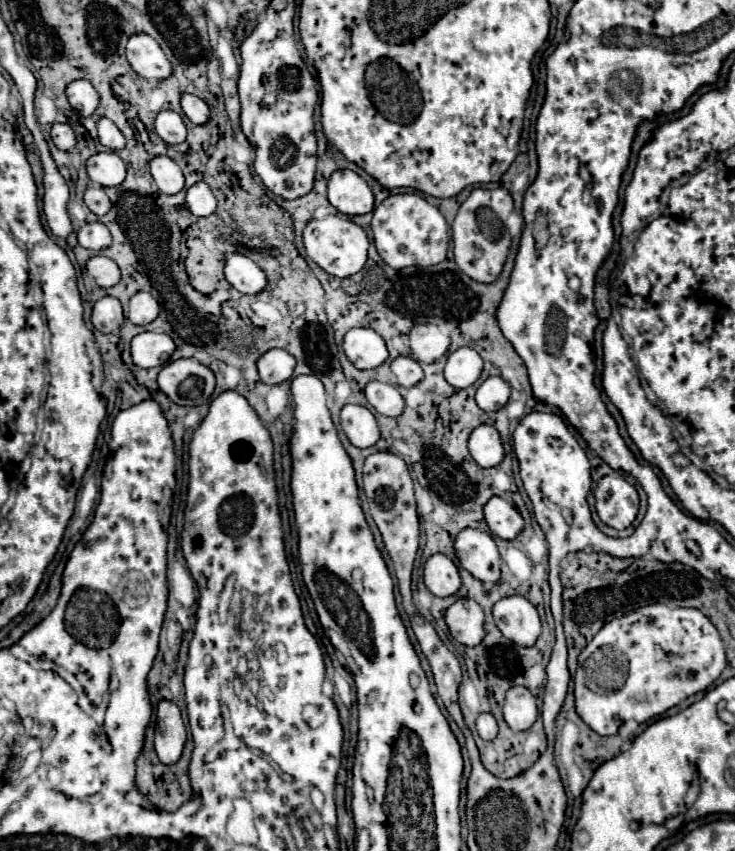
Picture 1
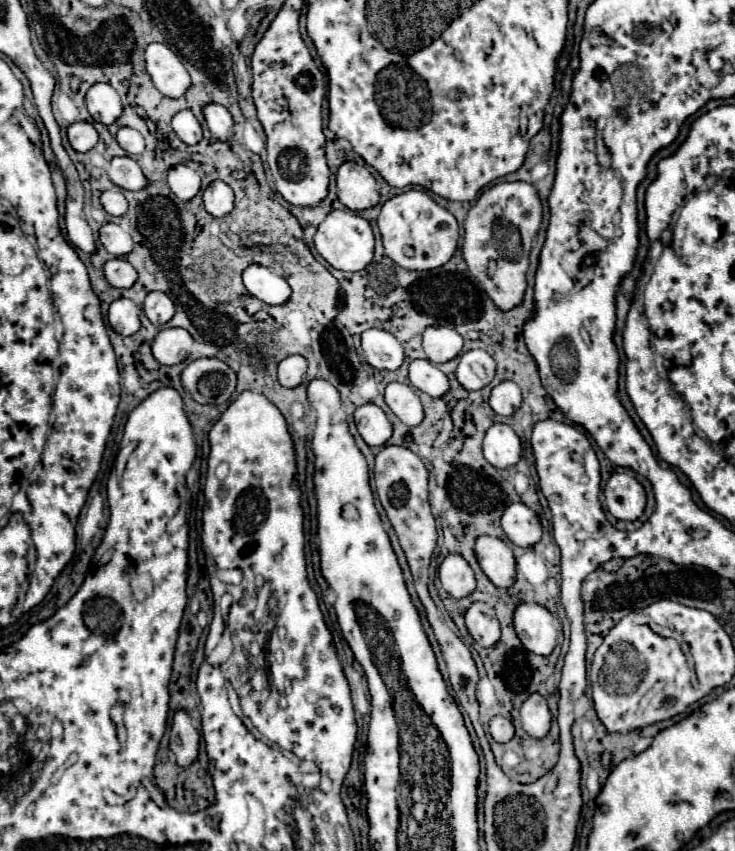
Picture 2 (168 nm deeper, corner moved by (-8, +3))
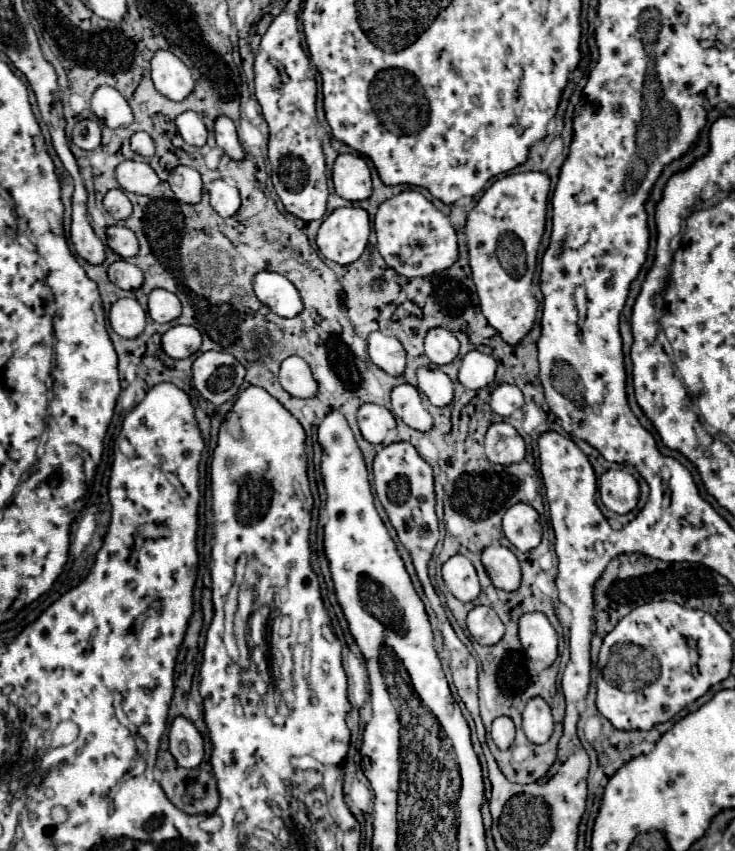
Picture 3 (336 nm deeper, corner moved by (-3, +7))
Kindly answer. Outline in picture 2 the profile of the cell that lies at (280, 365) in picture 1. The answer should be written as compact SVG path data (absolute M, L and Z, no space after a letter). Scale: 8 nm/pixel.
M298 354L288 356L278 364L278 382L286 388L298 386L304 374L306 374L306 358Z

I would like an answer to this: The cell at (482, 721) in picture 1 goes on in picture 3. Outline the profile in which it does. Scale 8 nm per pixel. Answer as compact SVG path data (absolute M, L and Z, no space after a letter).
M507 716L495 718L493 726L491 726L491 738L493 738L493 742L497 744L499 750L507 750L513 744L513 738L515 738L513 720L507 718Z

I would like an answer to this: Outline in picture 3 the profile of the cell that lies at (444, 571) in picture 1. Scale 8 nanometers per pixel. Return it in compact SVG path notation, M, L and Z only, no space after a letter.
M455 554L443 564L443 580L455 598L461 602L471 602L481 594L481 584L477 572L469 558Z

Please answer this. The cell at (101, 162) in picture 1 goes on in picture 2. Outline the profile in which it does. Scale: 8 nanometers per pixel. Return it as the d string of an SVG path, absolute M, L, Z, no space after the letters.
M114 156L108 162L106 172L108 172L108 178L124 190L142 190L142 186L146 186L146 178L138 162L130 156Z

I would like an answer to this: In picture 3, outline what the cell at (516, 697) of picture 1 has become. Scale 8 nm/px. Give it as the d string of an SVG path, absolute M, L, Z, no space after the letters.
M543 698L527 702L523 712L523 732L533 744L545 744L553 734L553 716Z

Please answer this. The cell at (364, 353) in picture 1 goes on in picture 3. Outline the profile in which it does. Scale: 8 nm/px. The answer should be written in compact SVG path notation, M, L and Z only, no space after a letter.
M373 332L369 336L369 356L371 360L391 376L401 376L405 370L405 348L395 336L383 332Z

